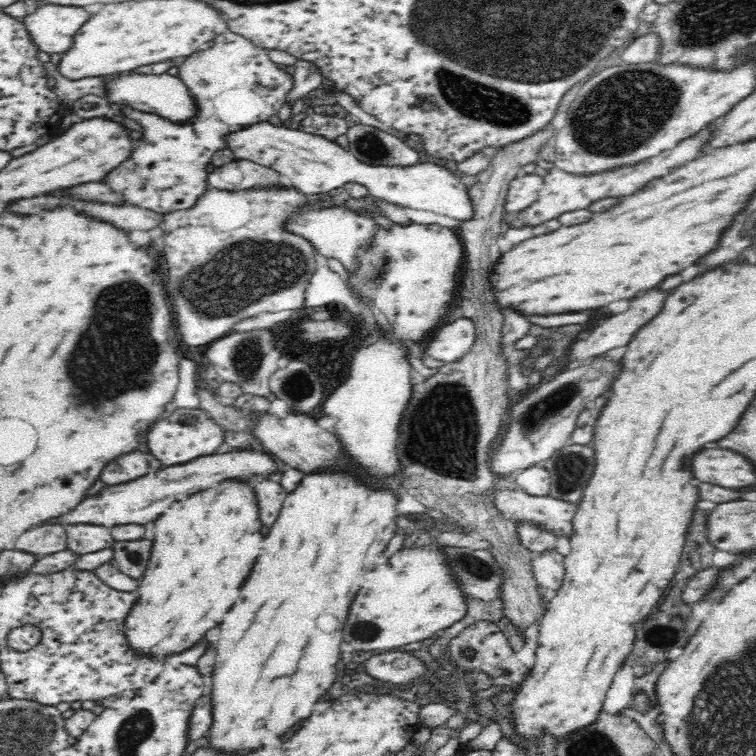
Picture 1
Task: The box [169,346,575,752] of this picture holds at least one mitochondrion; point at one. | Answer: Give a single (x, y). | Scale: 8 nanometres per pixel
(443, 434)

